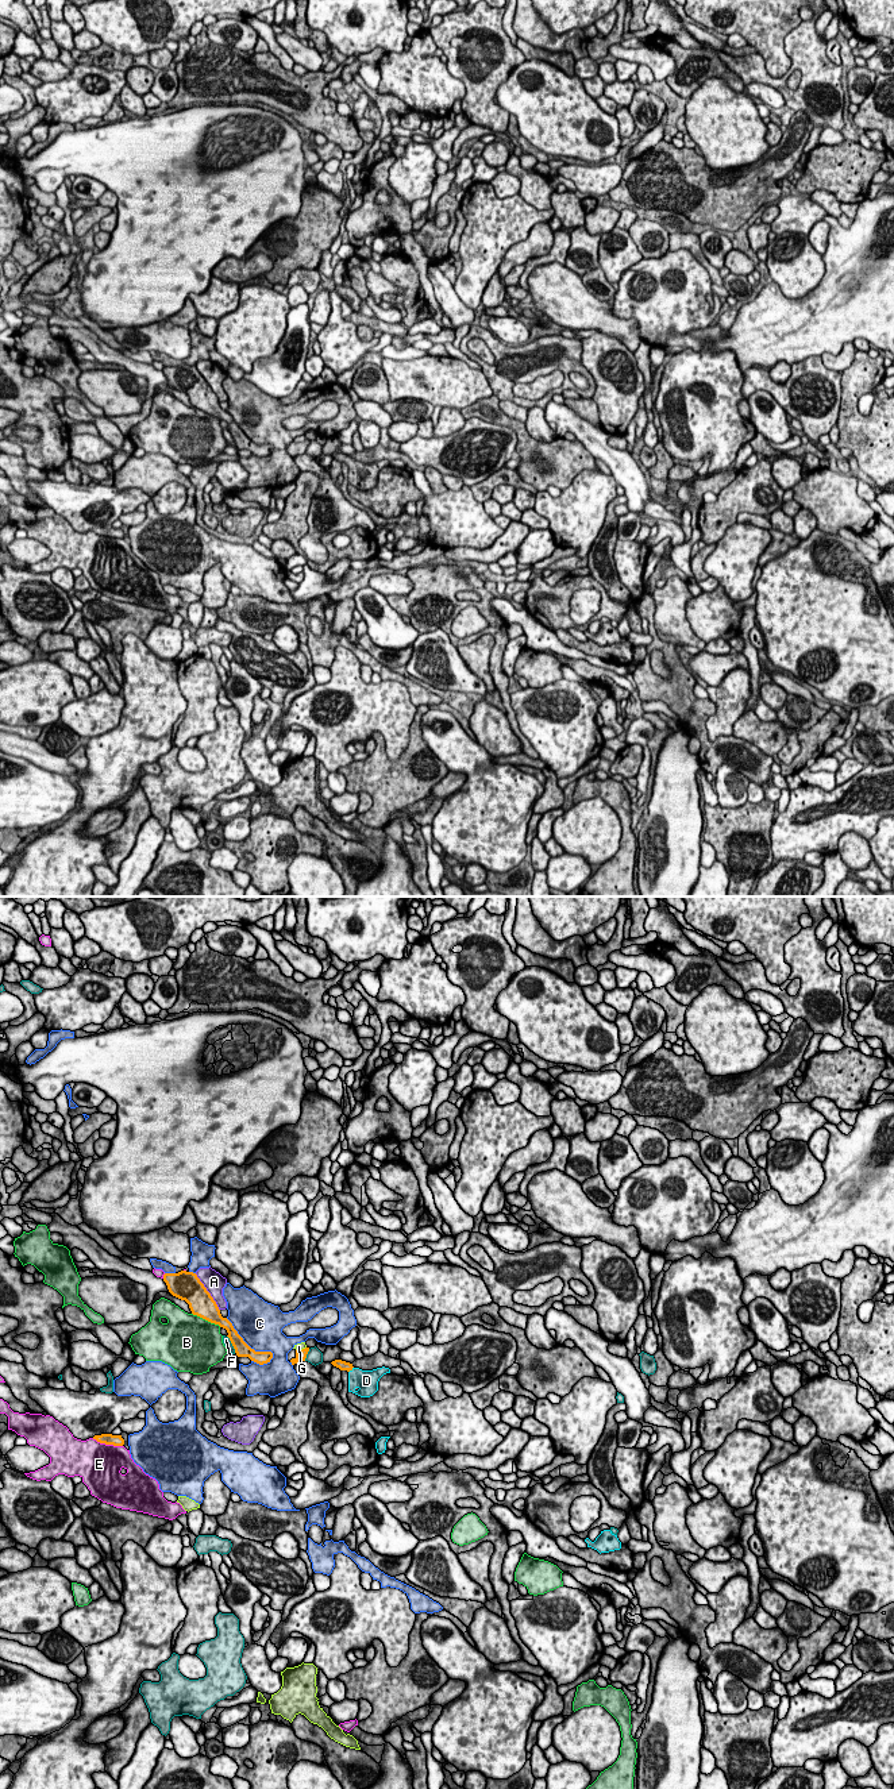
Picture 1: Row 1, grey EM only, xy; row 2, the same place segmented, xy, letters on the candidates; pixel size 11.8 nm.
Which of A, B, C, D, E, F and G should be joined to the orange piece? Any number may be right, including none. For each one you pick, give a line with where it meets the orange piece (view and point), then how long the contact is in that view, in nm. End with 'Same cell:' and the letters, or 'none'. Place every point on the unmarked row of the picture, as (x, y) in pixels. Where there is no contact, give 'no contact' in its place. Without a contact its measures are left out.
D: contact xy (351, 462); length 100 nm
Same cell: D

